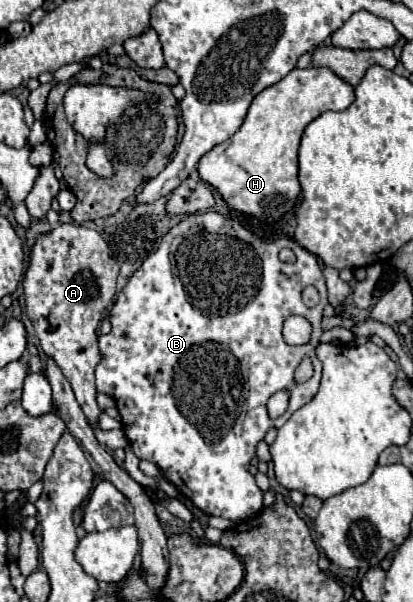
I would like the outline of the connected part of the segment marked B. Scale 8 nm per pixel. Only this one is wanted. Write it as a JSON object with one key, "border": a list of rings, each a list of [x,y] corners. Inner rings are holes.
{"border":[[[214,210],[190,214],[162,238],[158,250],[142,262],[126,288],[118,294],[116,304],[110,310],[112,332],[98,336],[102,362],[96,368],[96,390],[110,394],[116,400],[124,434],[134,436],[130,442],[134,454],[140,460],[154,462],[182,496],[190,498],[200,510],[212,516],[234,522],[252,518],[262,512],[262,490],[248,472],[258,442],[268,428],[280,428],[292,412],[302,408],[302,404],[308,404],[318,392],[322,364],[314,350],[322,334],[320,320],[326,304],[326,282],[318,258],[292,238],[262,242],[240,222],[224,218]],[[282,248],[290,248],[298,256],[294,264],[280,262],[278,252]],[[308,284],[314,284],[320,292],[320,304],[314,308],[308,308],[302,302],[302,288]],[[292,314],[304,316],[312,324],[310,344],[288,346],[282,340],[282,324]],[[304,356],[310,358],[314,376],[306,384],[296,384],[294,370]],[[282,388],[290,390],[290,406],[280,418],[272,420],[266,402]]]}

